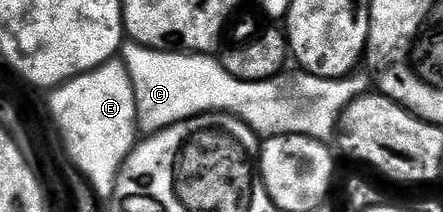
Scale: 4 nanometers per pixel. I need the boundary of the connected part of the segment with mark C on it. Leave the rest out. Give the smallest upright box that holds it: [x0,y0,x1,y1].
[121,39,367,143]

